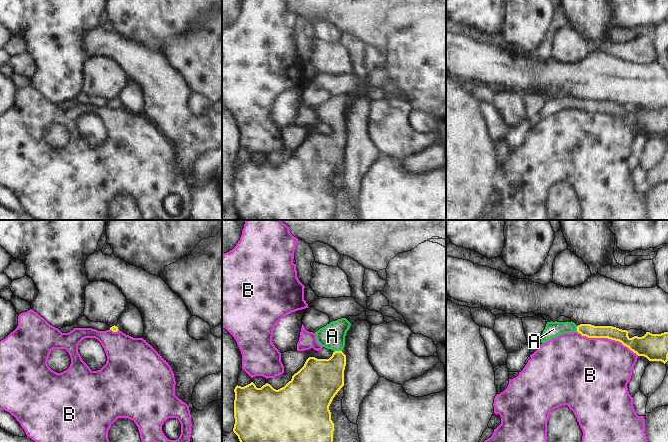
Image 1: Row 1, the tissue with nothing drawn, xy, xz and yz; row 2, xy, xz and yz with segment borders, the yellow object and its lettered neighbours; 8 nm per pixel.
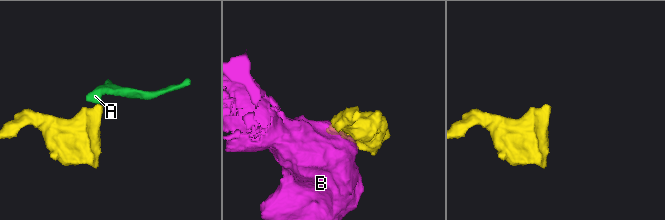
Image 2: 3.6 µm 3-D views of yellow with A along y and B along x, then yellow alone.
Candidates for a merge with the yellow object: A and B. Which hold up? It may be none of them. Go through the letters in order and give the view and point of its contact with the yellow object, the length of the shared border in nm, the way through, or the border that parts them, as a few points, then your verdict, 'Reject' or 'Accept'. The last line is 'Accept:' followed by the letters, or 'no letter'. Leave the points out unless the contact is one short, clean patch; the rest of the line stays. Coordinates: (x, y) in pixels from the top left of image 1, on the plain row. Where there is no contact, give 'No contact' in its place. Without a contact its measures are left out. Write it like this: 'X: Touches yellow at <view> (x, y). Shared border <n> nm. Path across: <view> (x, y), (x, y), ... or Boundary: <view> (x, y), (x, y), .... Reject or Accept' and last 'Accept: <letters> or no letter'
A: Touches yellow at xz (337, 127). Shared border 70 nm. Path across: xz (322, 154), (337, 138), (337, 127), (337, 120), (332, 112). Accept
B: Touches yellow at yz (608, 114). Shared border 550 nm. Reject
Accept: A

